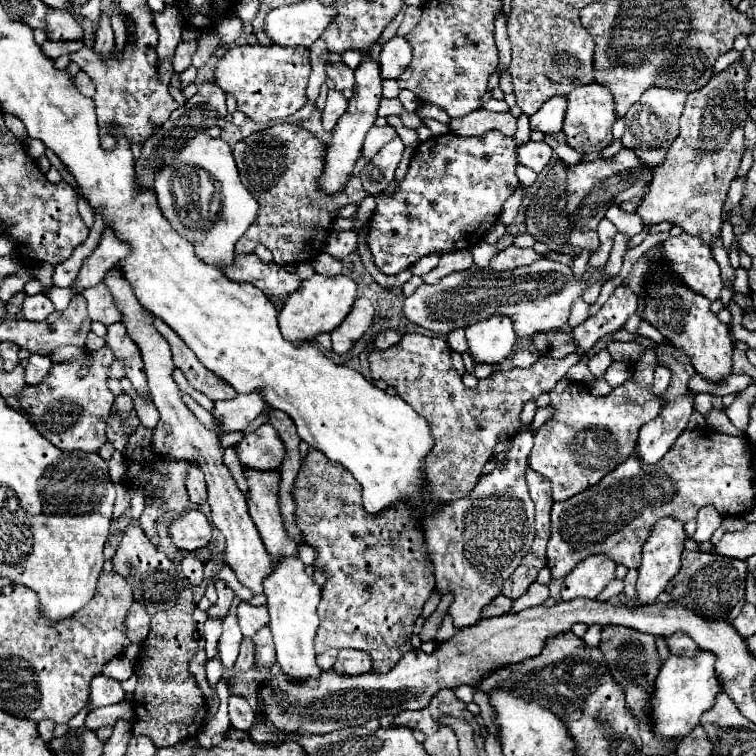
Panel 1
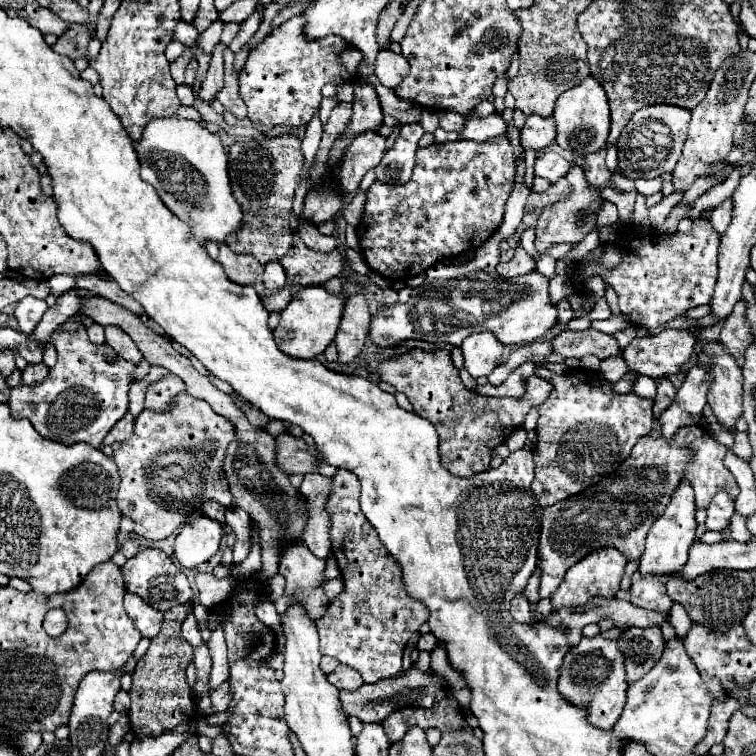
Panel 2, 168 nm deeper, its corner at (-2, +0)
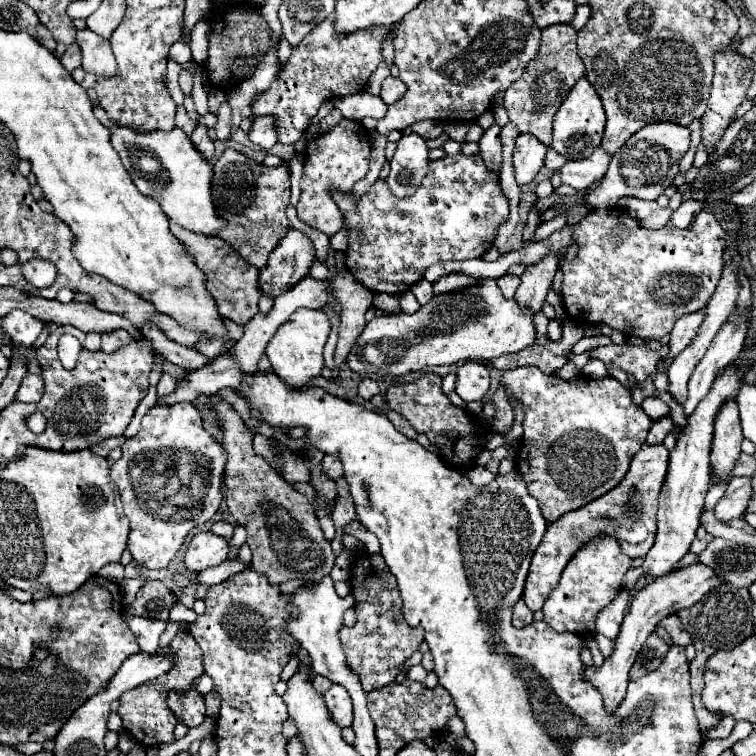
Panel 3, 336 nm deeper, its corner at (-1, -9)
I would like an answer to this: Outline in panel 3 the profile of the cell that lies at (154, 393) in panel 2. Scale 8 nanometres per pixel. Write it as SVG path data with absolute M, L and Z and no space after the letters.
M164 373L162 375L162 379L158 381L158 397L164 397L164 395L168 395L174 387L176 387L176 379L172 377L172 375L168 375L168 373Z

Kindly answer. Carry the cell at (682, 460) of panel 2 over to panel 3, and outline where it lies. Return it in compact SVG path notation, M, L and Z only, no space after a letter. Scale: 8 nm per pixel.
M646 445L640 447L640 451L634 455L630 463L630 471L620 481L620 485L608 495L602 495L602 499L596 499L594 503L588 503L586 507L580 507L576 511L564 513L562 519L548 525L548 531L534 551L530 571L524 585L524 603L530 611L542 609L544 601L556 587L556 581L560 579L560 573L564 571L566 563L572 559L572 555L586 545L592 537L610 535L620 541L622 553L628 557L642 557L650 551L654 537L656 537L656 511L658 511L658 493L666 477L668 467L668 449L660 445Z

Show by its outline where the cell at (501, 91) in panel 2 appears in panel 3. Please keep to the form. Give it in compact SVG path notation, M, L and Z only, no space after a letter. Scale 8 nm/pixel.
M492 125L484 137L480 139L480 157L484 159L484 165L492 171L500 173L502 169L502 145L500 145L500 127Z

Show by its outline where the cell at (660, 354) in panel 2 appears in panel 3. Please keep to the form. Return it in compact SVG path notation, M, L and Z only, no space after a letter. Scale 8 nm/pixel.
M700 309L698 313L688 313L680 321L676 321L676 325L670 333L670 355L668 355L668 359L658 363L658 371L666 371L668 363L674 359L674 355L678 355L682 349L688 347L688 343L698 335L698 327L702 321L704 321L704 309Z

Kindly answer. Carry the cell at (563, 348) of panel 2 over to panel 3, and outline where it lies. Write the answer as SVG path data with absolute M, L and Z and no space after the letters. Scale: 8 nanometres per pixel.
M608 345L608 347L596 347L592 351L592 357L602 359L606 365L616 365L624 369L628 375L634 375L638 383L646 381L654 371L656 363L668 355L668 345L662 345L660 349L650 349L646 345Z

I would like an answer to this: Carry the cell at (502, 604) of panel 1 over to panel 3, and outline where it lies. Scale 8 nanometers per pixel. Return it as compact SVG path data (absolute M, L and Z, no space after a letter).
M520 599L514 607L512 607L512 625L516 629L522 629L526 625L532 623L532 611L526 607L526 603Z

